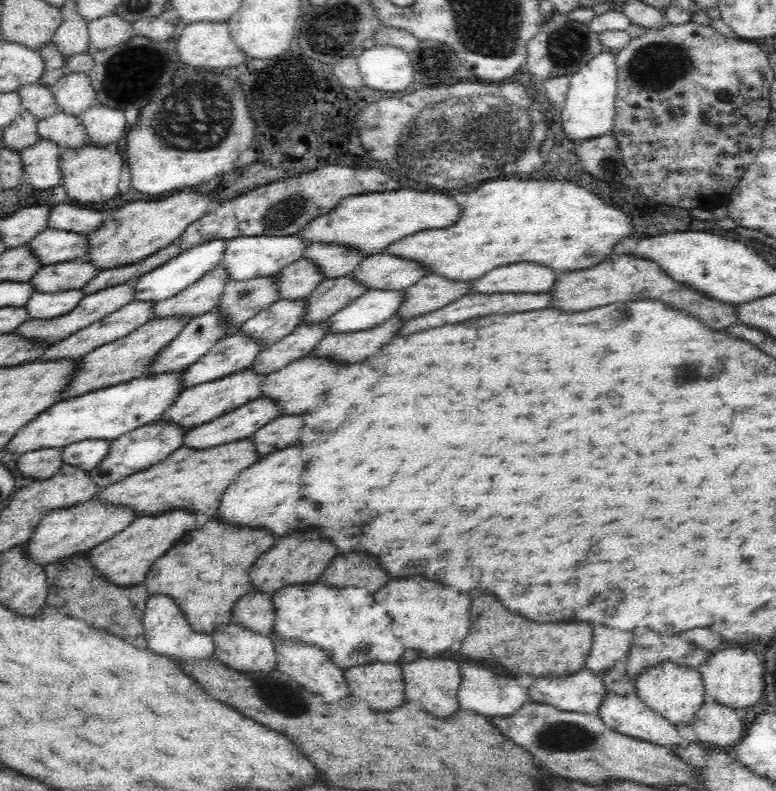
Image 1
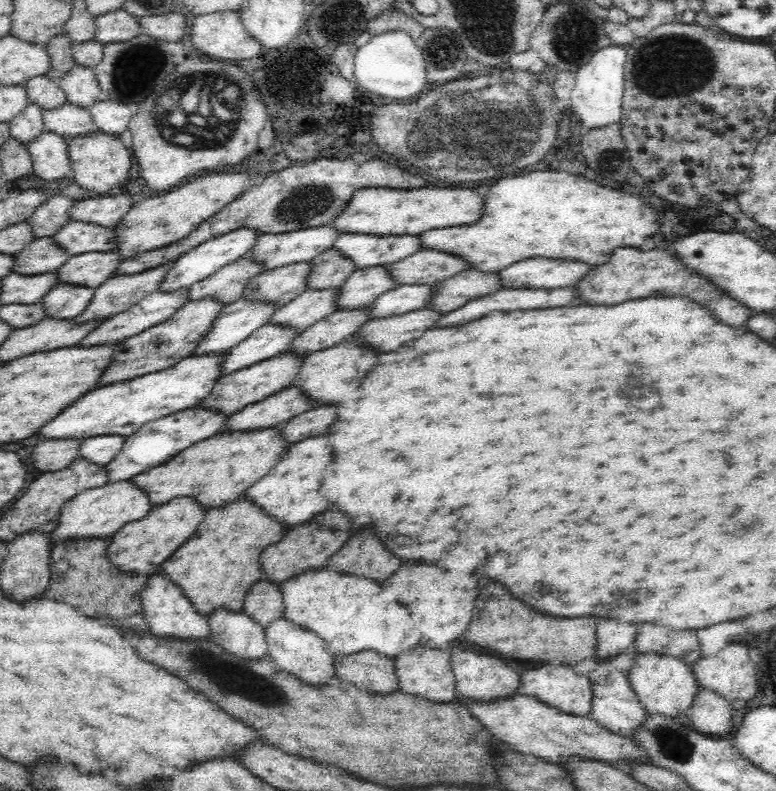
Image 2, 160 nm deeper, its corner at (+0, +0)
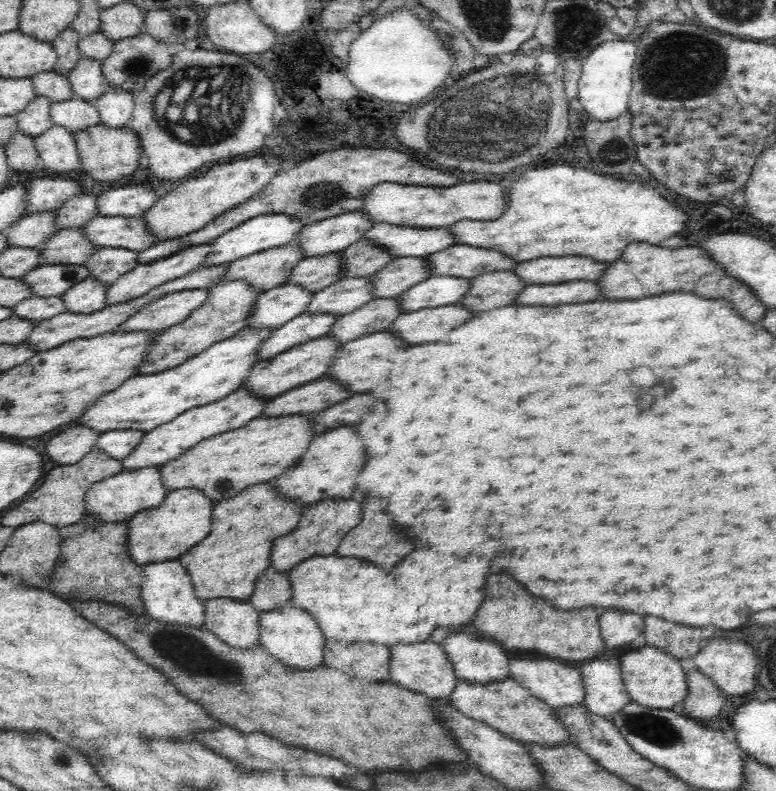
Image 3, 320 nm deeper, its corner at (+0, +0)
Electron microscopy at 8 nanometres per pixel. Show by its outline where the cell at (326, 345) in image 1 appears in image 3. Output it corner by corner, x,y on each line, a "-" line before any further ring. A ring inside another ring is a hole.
461,302
438,308
422,309
400,315
391,325
389,331
408,344
428,344
440,342
448,332
456,330
464,322
474,318
474,310
470,312

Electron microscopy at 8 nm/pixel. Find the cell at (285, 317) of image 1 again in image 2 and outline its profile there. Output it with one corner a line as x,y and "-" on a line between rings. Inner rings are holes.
339,287
324,290
308,289
292,302
282,305
273,314
271,322
304,330
339,310
338,292

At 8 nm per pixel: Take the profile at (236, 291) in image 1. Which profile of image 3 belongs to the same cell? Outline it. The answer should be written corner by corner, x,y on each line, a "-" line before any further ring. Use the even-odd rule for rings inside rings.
341,252
306,257
292,270
289,282
298,284
310,292
324,290
327,286
342,280
345,273
345,260

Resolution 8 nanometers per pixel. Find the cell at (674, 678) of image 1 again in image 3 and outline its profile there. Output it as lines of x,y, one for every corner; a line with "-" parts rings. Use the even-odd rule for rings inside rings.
644,645
634,648
620,657
622,679
632,701
648,708
670,710
676,702
683,702
686,692
686,678
680,660
655,646

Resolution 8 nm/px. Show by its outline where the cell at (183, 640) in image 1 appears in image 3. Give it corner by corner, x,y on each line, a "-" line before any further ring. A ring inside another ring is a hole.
179,559
154,562
143,566
141,599
145,612
160,622
170,625
203,626
204,603
195,595
195,588

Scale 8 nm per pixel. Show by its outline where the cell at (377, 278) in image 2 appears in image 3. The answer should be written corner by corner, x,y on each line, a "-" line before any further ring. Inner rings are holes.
429,255
400,257
371,276
373,295
376,299
399,297
411,286
432,276
434,274
429,266

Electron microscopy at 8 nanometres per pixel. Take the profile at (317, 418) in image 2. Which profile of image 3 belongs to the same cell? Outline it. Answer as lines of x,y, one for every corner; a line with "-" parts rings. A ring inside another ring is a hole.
354,394
352,398
320,412
314,416
314,432
326,432
330,428
338,426
348,426
356,424
364,412
368,412
372,406
372,396
370,394

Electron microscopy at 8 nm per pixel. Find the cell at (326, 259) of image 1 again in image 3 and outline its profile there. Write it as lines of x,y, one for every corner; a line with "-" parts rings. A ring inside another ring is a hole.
376,223
363,236
384,247
393,257
427,256
459,244
450,226
418,228
400,224

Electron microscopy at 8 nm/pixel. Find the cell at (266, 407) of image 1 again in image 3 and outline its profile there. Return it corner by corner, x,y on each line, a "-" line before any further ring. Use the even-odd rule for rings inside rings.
325,375
318,380
287,390
270,400
265,407
264,416
288,416
288,414
306,414
316,410
326,410
332,404
350,398
350,392
342,388
336,380

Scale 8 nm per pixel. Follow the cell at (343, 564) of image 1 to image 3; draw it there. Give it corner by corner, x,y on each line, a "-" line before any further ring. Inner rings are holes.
366,496
362,500
362,510
364,510
362,522
346,533
335,554
342,557
364,558
364,560
372,562
374,566
390,570
392,566
396,566
396,562
400,562
406,554
410,554
414,550
414,542
410,542
402,534
402,530
398,534
392,530
388,532
388,518
384,516
384,512
370,512
370,496

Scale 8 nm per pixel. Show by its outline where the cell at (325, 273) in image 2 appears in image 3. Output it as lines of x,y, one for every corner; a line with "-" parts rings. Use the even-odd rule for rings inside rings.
362,238
348,246
347,249
341,251
341,256
345,260
343,276
348,278
370,277
388,266
396,258
383,248
367,238

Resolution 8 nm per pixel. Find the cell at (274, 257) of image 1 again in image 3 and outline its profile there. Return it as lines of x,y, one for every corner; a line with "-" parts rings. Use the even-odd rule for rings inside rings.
358,209
306,225
293,242
299,242
308,257
341,252
362,240
376,223
368,213

